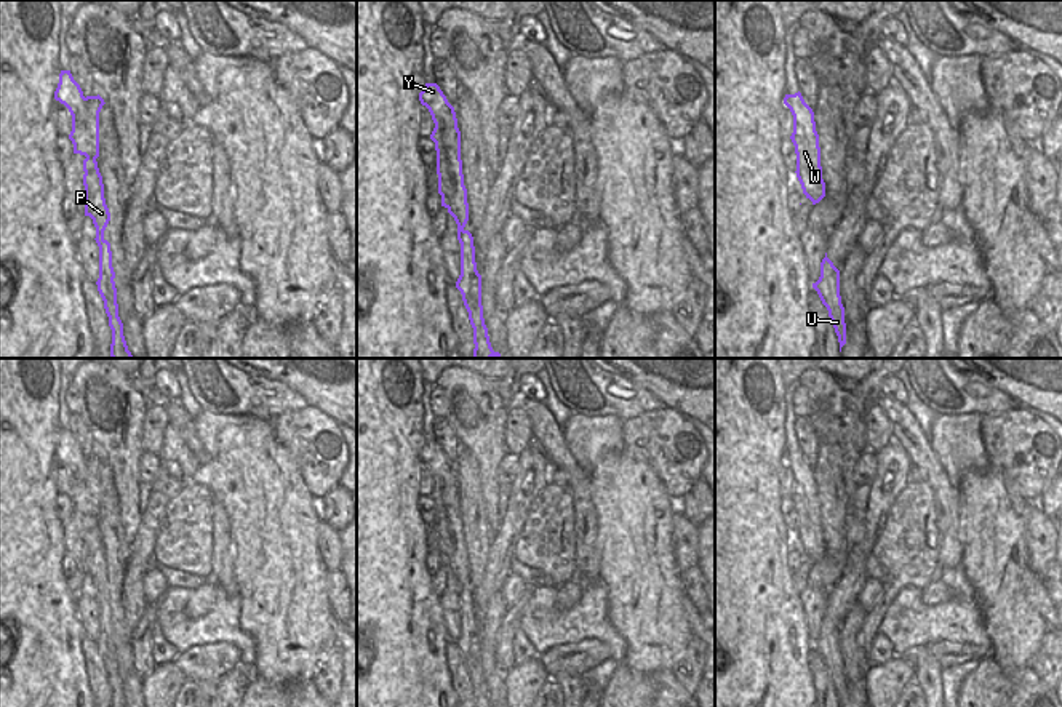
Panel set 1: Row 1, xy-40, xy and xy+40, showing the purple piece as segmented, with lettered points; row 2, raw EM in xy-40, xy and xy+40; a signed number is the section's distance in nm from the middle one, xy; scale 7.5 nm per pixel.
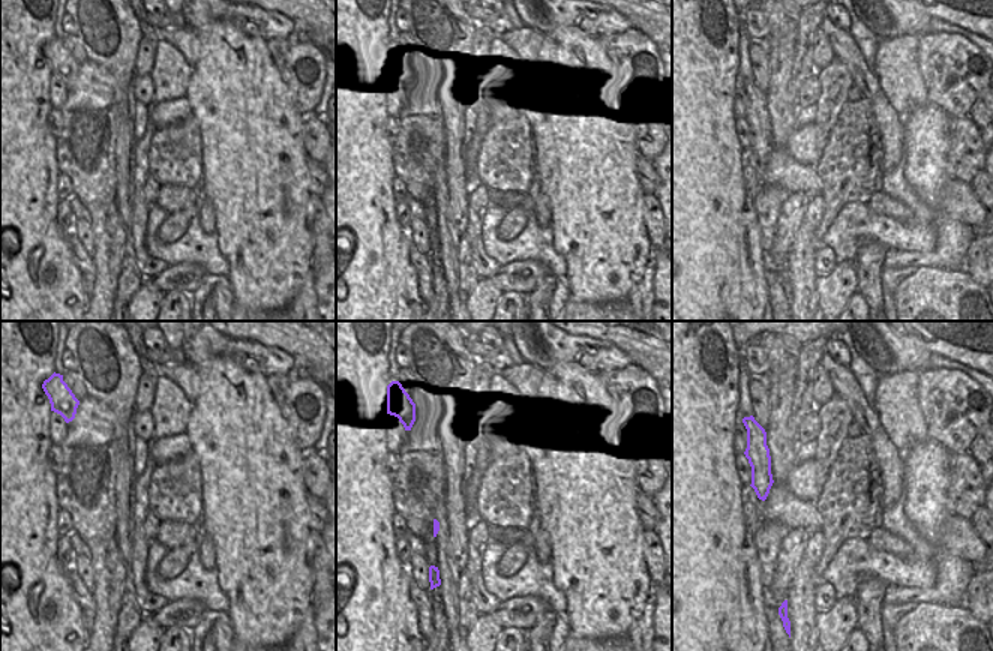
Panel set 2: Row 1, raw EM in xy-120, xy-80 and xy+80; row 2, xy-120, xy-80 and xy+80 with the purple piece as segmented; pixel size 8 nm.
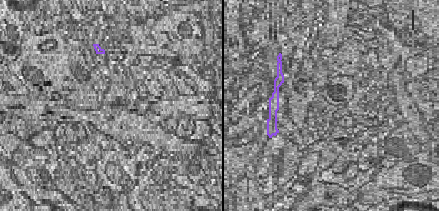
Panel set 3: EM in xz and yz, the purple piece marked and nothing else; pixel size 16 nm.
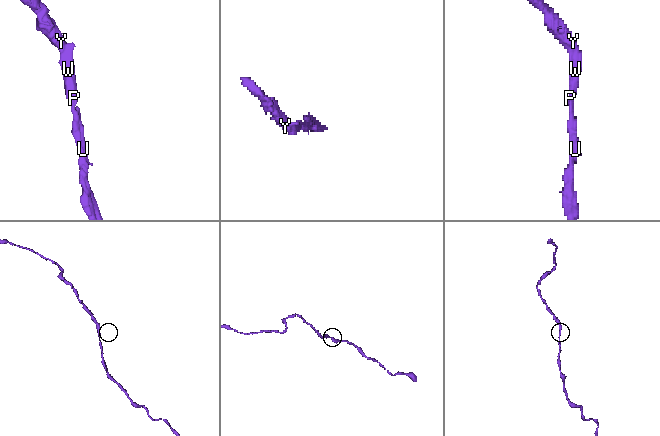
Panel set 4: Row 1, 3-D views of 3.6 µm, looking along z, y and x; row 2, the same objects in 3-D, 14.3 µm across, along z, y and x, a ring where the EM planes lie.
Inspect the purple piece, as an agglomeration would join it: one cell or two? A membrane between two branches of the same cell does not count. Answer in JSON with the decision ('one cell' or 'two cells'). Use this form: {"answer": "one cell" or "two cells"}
{"answer": "one cell"}

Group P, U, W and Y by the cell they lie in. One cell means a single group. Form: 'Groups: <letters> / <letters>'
Groups: P U W Y.

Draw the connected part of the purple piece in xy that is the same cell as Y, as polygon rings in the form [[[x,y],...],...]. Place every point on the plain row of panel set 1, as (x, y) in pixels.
[[[425,441],[419,451],[419,459],[429,467],[435,481],[430,497],[435,501],[437,509],[441,565],[448,568],[457,582],[461,633],[456,646],[461,649],[469,670],[475,707],[493,707],[483,677],[481,633],[477,629],[473,595],[464,587],[469,579],[469,561],[462,533],[461,489],[457,486],[456,470],[437,441]]]

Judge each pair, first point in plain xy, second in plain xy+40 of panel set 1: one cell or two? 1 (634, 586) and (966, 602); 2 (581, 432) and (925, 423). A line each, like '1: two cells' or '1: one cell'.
1: two cells
2: two cells

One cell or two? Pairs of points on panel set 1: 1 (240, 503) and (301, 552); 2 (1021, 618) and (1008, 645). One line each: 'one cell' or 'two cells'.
1: one cell
2: one cell

